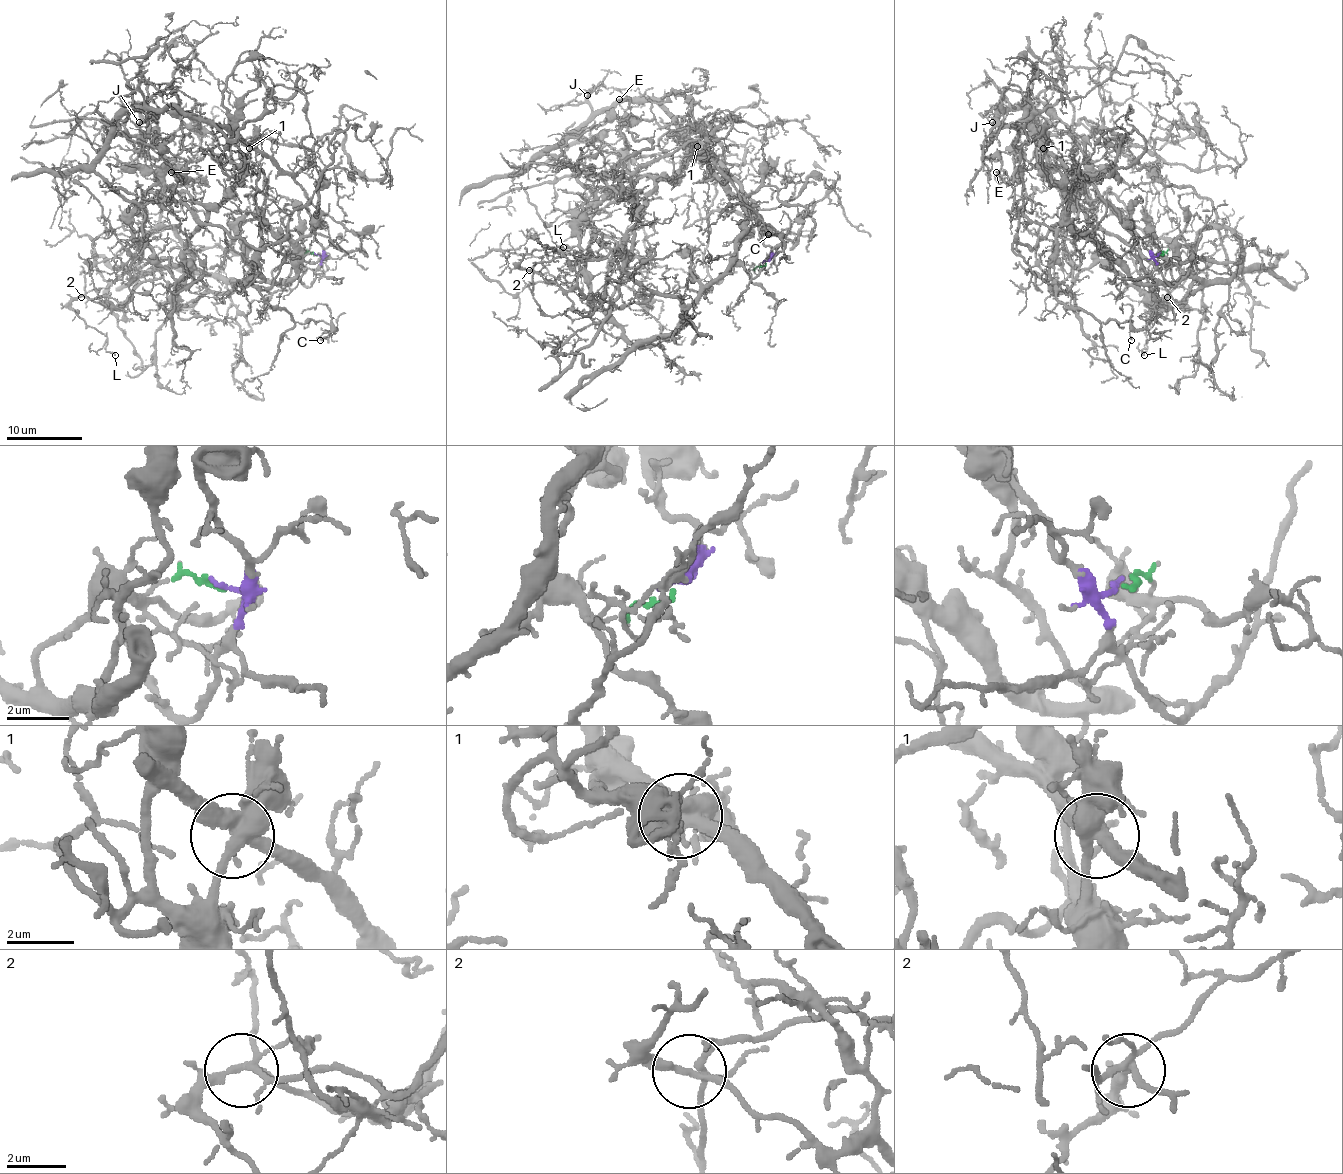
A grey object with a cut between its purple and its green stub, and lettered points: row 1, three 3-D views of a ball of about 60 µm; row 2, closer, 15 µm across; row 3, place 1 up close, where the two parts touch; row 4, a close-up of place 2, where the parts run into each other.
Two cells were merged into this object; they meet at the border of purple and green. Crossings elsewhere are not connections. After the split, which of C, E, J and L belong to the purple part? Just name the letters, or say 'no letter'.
J

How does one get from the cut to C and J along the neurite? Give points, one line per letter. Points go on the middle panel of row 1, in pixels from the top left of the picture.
C: (764, 262), (721, 274), (745, 217), (742, 200), (700, 152), (762, 221), (764, 230), (780, 234), (768, 234)
J: (764, 262), (770, 247), (755, 202), (662, 109), (569, 103), (586, 95)

